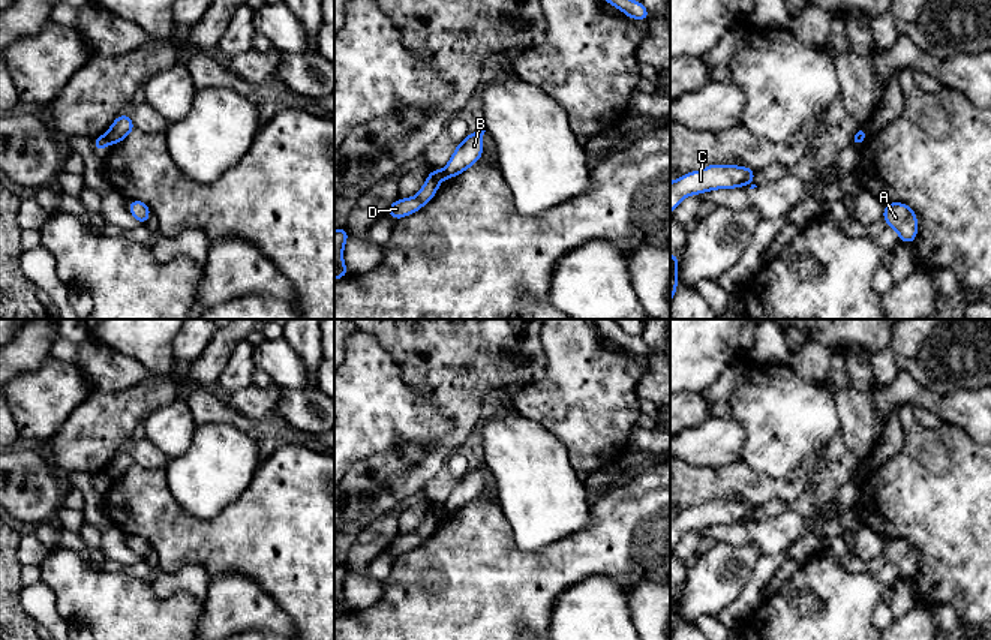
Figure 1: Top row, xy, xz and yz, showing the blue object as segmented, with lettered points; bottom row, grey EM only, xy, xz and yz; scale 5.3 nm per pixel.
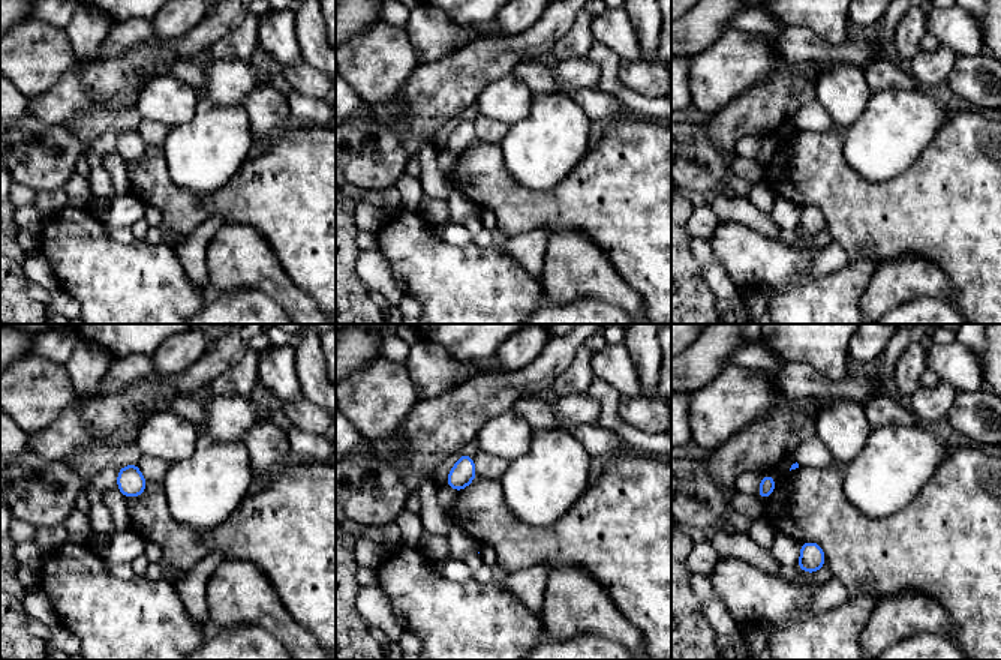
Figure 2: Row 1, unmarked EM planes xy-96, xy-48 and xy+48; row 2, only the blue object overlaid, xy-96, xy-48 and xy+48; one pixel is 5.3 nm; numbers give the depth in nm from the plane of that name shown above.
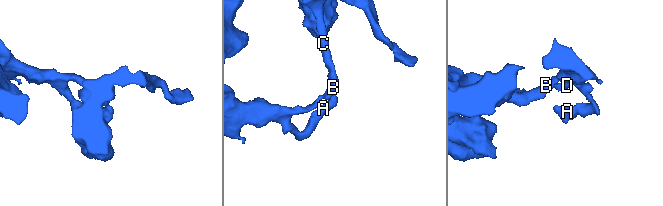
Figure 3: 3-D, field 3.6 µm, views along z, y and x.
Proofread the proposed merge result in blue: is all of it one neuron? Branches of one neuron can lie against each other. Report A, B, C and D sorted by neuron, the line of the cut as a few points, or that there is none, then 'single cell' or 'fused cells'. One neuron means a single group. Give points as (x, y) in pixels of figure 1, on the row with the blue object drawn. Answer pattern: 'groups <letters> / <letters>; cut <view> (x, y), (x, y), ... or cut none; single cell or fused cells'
groups A D / B C; cut xy (105, 135), (110, 143); fused cells

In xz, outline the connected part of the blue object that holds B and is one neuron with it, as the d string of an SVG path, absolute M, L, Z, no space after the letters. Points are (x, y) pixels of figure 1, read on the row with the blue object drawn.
M483 126L474 133L469 132L468 136L457 144L457 148L454 150L448 163L442 169L445 178L453 178L462 174L481 159L484 132L486 129Z

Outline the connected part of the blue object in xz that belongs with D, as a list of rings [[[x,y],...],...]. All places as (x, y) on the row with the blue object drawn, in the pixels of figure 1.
[[[432,169],[427,178],[424,180],[424,184],[421,190],[406,199],[397,198],[387,210],[387,214],[390,214],[394,220],[399,220],[408,214],[412,214],[423,208],[438,192],[439,183],[445,180],[445,175],[439,169]]]

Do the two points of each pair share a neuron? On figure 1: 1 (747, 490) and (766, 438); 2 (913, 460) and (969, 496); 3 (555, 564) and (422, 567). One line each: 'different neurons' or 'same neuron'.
1: different neurons
2: same neuron
3: same neuron

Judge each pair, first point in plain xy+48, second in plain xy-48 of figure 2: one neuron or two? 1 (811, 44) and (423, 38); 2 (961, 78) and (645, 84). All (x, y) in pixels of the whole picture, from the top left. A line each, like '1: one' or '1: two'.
1: one
2: one

